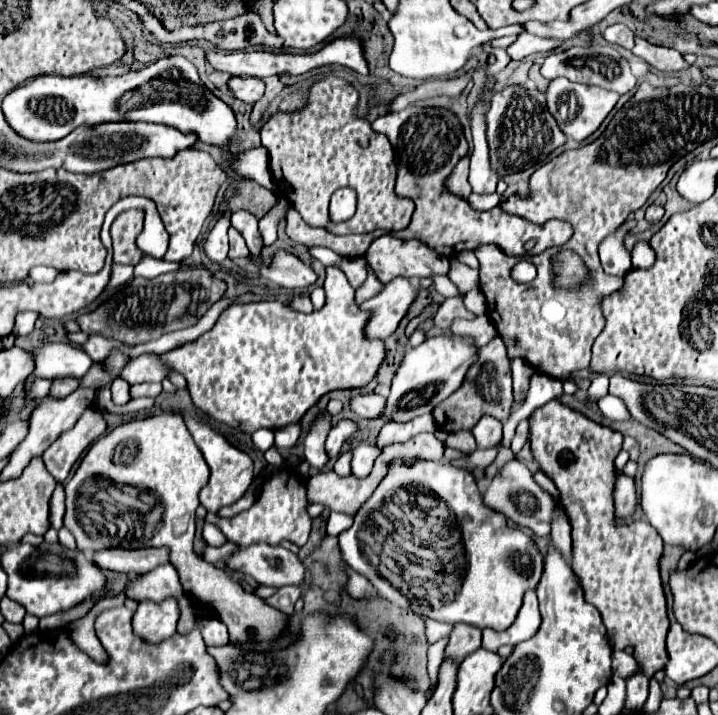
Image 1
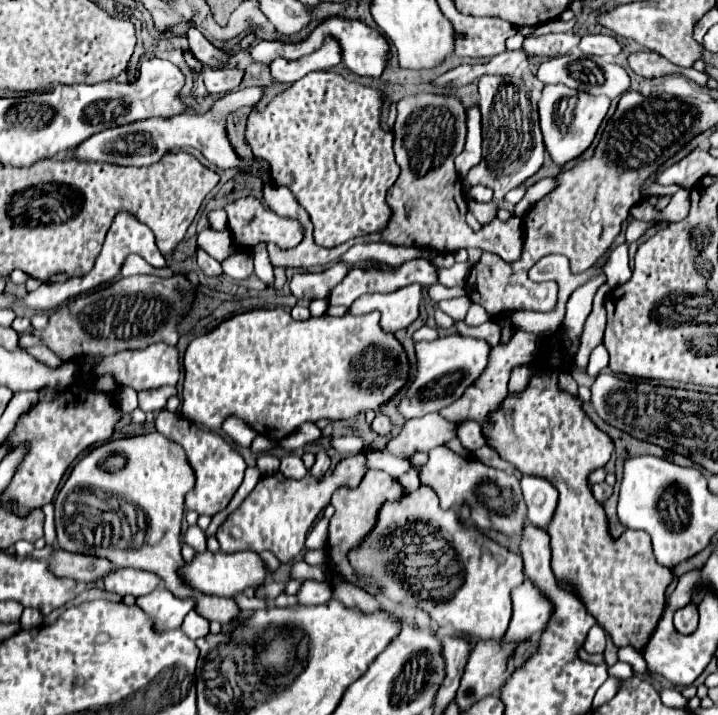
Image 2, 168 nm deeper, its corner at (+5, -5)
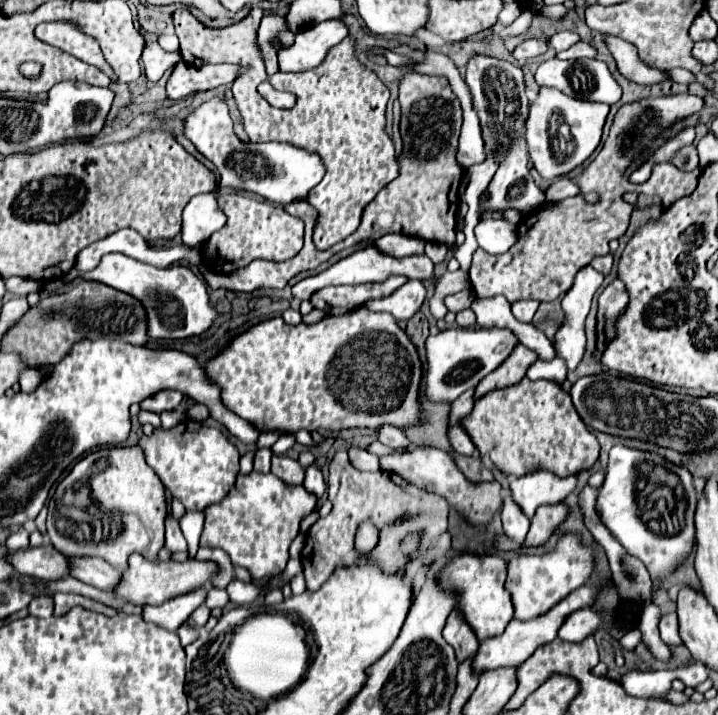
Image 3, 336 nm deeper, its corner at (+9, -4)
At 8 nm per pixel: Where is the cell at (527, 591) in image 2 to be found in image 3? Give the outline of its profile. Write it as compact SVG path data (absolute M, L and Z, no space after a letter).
M564 533L556 549L544 555L518 555L508 559L508 577L506 577L506 589L512 595L514 603L514 617L516 619L534 619L538 615L544 615L548 609L552 609L558 601L562 601L566 595L570 595L574 589L582 587L594 567L594 547L584 545L576 533Z

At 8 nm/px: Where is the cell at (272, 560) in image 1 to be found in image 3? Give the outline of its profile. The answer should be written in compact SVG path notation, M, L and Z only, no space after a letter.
M132 553L128 557L128 569L122 573L122 581L114 589L114 595L120 597L124 603L132 605L160 605L162 601L168 601L170 597L178 597L188 593L190 589L196 589L200 585L208 585L210 579L216 575L218 567L212 561L198 561L188 559L184 563L176 561L148 561L138 553Z

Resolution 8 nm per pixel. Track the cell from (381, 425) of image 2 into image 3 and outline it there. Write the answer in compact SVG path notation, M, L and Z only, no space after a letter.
M384 425L378 431L378 441L392 447L392 449L408 449L410 447L410 441L404 435L404 431L398 427L392 427L392 425Z

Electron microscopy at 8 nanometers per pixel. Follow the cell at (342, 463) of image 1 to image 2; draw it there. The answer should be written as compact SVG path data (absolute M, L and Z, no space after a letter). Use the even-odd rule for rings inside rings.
M352 454L344 460L338 462L338 466L334 468L332 474L326 474L322 480L316 480L314 476L307 474L302 480L294 480L294 478L284 478L280 472L272 474L272 476L262 476L258 486L248 494L248 498L240 504L240 508L236 512L232 512L224 524L218 528L216 532L216 538L220 542L220 548L224 552L238 552L238 550L252 550L252 552L264 552L264 550L272 550L282 562L290 562L294 560L300 550L305 548L305 540L310 530L310 526L313 525L314 518L326 508L330 503L330 496L334 494L334 490L342 488L342 486L358 486L358 482L362 480L362 476L366 474L366 460L362 454ZM274 520L280 520L280 524L274 524Z

